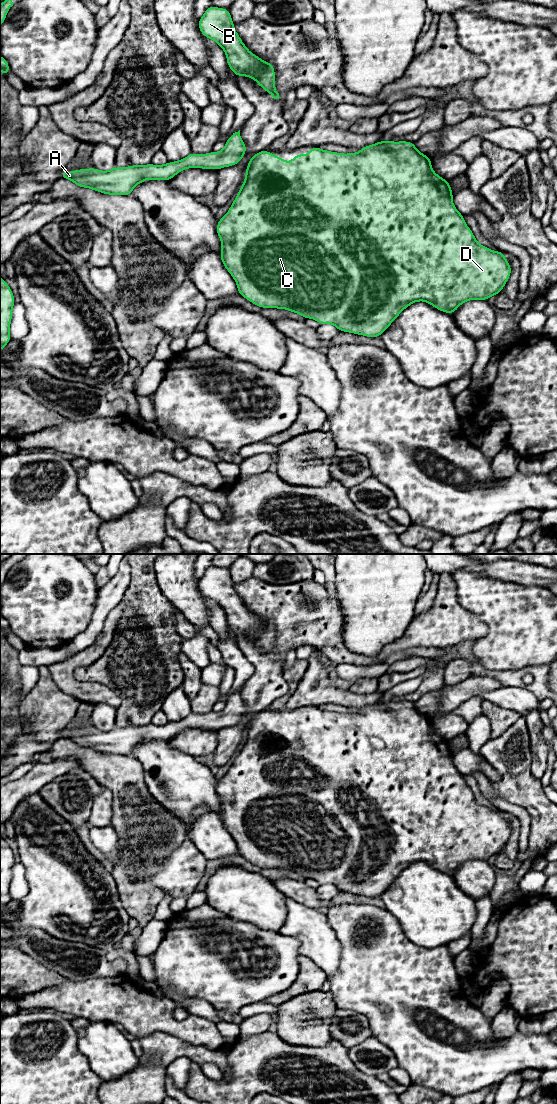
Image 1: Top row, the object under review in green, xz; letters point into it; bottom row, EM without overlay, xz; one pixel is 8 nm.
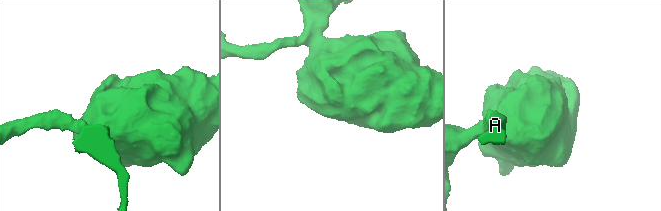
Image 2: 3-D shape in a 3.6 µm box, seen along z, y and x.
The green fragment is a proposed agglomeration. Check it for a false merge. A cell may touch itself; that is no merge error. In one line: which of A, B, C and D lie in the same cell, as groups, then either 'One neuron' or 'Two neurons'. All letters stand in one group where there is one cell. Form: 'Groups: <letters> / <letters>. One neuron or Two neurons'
Groups: A B C D. One neuron

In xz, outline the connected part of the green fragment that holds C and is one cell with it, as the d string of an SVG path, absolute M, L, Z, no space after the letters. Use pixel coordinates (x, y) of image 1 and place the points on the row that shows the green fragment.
M380 140L375 144L371 144L361 148L359 152L347 154L322 150L319 147L313 146L311 147L309 154L294 155L291 163L289 163L284 157L282 157L282 160L280 161L276 153L270 154L268 150L265 149L254 154L249 160L246 168L244 182L237 193L238 195L232 202L232 205L230 206L228 212L221 219L218 220L216 232L220 238L222 246L222 250L219 256L224 267L235 280L239 295L243 296L248 301L260 308L285 309L293 313L297 313L306 319L314 319L319 323L319 325L333 324L340 332L349 332L361 336L368 336L369 338L380 337L380 335L388 329L388 327L401 314L404 309L418 301L424 301L433 306L434 308L440 310L441 312L449 313L452 315L462 303L465 303L469 300L487 301L490 297L494 295L497 296L498 294L500 294L503 287L506 285L508 279L510 278L512 272L511 266L509 265L509 261L505 258L503 251L493 251L486 246L480 245L477 242L472 230L467 226L464 220L464 216L456 209L453 204L453 192L451 190L451 185L449 181L434 172L431 164L431 157L428 157L425 154L419 152L415 146L415 143L413 142L393 142L391 140Z

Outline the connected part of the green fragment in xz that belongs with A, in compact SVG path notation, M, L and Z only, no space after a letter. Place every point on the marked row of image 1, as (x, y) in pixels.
M240 130L233 133L226 141L224 148L218 152L197 154L191 152L182 160L163 165L130 165L125 168L114 167L100 171L94 167L77 169L72 172L62 170L60 178L72 180L77 187L90 188L105 195L132 194L133 189L145 180L170 181L179 172L189 168L219 170L231 167L240 162L247 151L241 138Z

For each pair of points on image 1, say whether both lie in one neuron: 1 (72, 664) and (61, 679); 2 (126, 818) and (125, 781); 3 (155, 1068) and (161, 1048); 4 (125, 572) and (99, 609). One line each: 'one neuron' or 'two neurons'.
1: one neuron
2: one neuron
3: two neurons
4: one neuron

